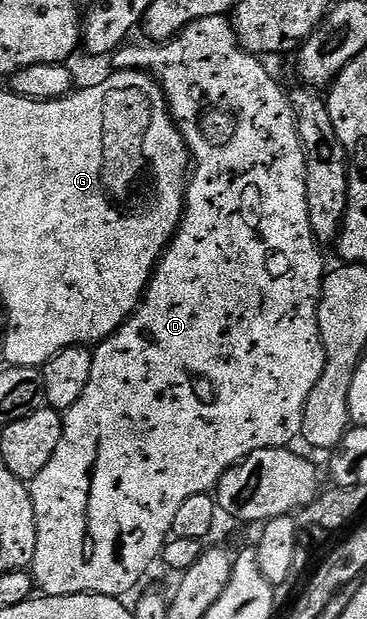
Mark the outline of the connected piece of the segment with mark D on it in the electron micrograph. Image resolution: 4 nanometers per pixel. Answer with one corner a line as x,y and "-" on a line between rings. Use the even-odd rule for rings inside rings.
212,16
211,18
199,18
197,22
191,22
179,35
173,37
172,40
164,42
144,42
145,44
133,44
122,46
112,53
111,61
112,67
117,70
144,70
150,73
158,86
161,88
162,94
165,96
166,102
169,104
169,112
173,116
173,123
181,130
182,136
185,137
185,142
189,146
191,153
191,175
187,180
187,187
185,190
185,208
181,217
181,224
177,227
177,232
173,235
171,241
165,248
165,253
161,255
161,261
157,263
157,268
153,271
153,276
149,280
148,287
145,289
144,296
141,297
141,302
137,308
130,314
129,319
117,327
117,331
110,334
107,339
102,340
100,344
92,349
93,361
91,362
91,378
87,378
87,387
84,388
83,394
79,394
79,402
75,402
75,406
71,406
63,414
61,422
61,437
59,438
59,446
55,446
55,454
51,454
51,460
47,462
47,466
43,466
43,470
39,470
39,474
28,485
29,497
33,503
35,510
35,526
37,527
37,537
35,538
35,558
31,565
31,575
33,583
46,596
74,596
75,594
95,594
96,596
116,596
118,598
125,598
125,595
140,582
145,576
145,571
154,563
158,563
161,551
165,545
165,541
171,536
171,521
174,520
175,514
179,511
179,505
187,502
187,498
191,498
191,494
203,494
204,492
212,493
218,482
221,481
221,476
225,473
232,464
237,464
245,456
249,456
255,450
263,450
264,448
289,448
292,445
292,440
295,441
301,435
301,427
303,426
303,410
307,402
307,394
311,394
311,389
315,387
315,382
319,382
319,374
323,374
323,366
325,365
325,351
323,350
323,342
319,334
319,326
317,325
317,303
321,297
321,282
327,275
327,267
321,261
321,252
323,252
322,245
317,243
313,237
311,230
311,222
307,218
307,182
305,181
305,151
299,142
299,134
297,133
297,123
295,122
295,114
291,110
291,102
289,101
286,89
281,89
279,85
273,81
273,76
264,68
262,61
258,57
251,55
250,52
245,52
241,48
241,43
237,40
237,35
233,32
232,23
224,16
-
203,99
224,100
225,104
231,106
231,110
236,115
236,128
233,132
233,137
230,138
226,144
215,146
207,146
204,140
200,140
199,135
193,128
193,116
196,116
196,110
199,102

